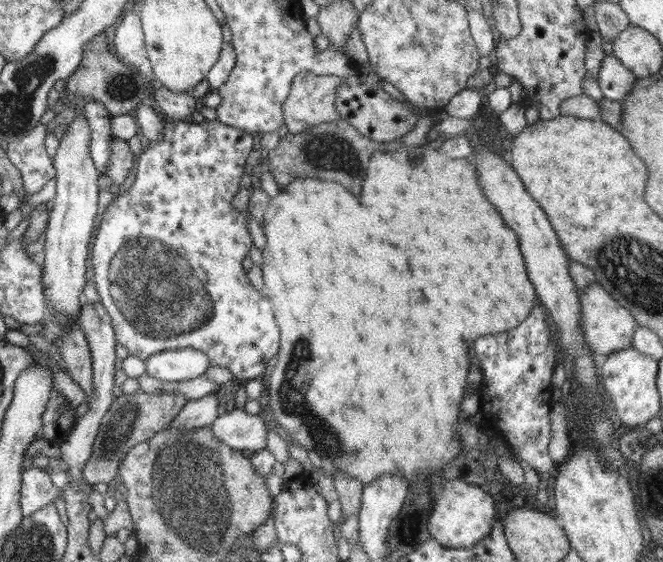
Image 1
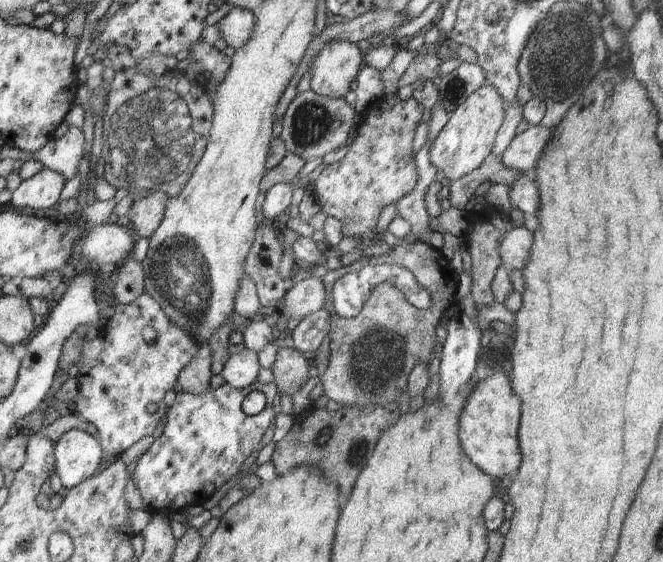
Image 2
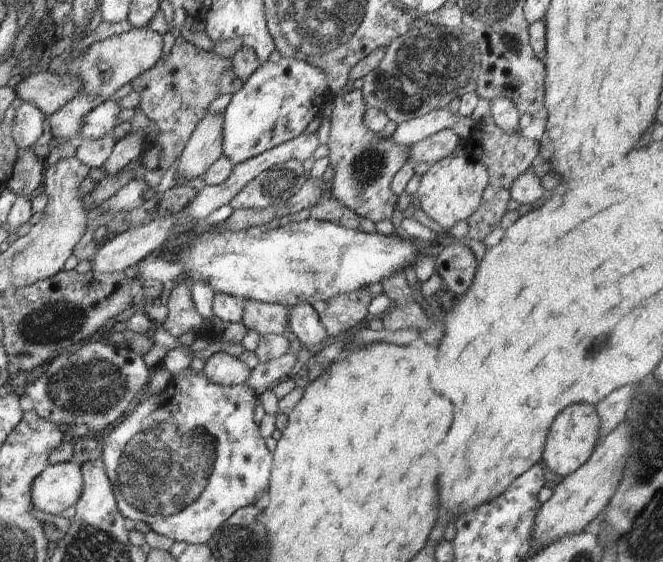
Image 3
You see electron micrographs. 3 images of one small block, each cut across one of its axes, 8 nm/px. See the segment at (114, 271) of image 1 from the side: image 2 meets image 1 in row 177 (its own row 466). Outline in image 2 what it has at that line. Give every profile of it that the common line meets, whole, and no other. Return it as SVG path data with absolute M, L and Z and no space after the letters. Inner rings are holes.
M258 381L243 389L224 383L204 394L190 394L177 389L173 404L167 408L167 421L163 424L161 435L137 458L132 480L142 497L143 508L151 514L161 512L169 515L173 512L182 512L189 506L205 502L226 482L239 474L244 460L258 449L262 436L276 416L277 408L272 406L272 400L277 393L278 388L275 384L262 384ZM253 390L265 394L266 405L259 414L248 416L242 411L242 401Z

